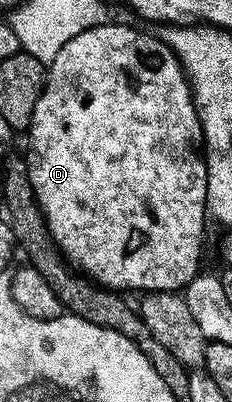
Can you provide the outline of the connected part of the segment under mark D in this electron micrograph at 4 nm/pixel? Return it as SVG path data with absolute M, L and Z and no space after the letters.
M99 24L90 30L82 30L47 65L44 93L38 98L32 115L32 157L26 160L28 176L33 184L33 194L37 206L44 216L48 235L62 253L64 260L73 269L85 272L89 281L101 288L123 290L137 288L137 293L145 292L180 292L201 271L200 255L204 252L204 220L208 206L208 166L202 151L204 128L196 112L196 102L180 60L159 35L151 36L148 32L139 32L128 24Z

